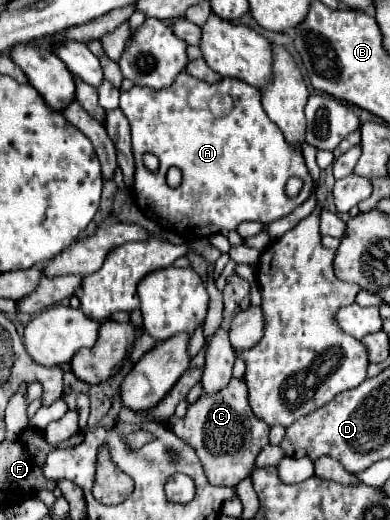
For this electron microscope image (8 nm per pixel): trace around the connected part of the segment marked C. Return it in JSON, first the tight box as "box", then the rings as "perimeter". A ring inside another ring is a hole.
{"box":[173,377,269,487],"perimeter":[[[231,377],[229,385],[217,393],[203,393],[183,419],[173,419],[173,431],[199,455],[205,475],[211,485],[235,487],[241,479],[251,475],[255,457],[269,443],[269,425],[255,417],[247,403],[247,385],[243,379]]]}

